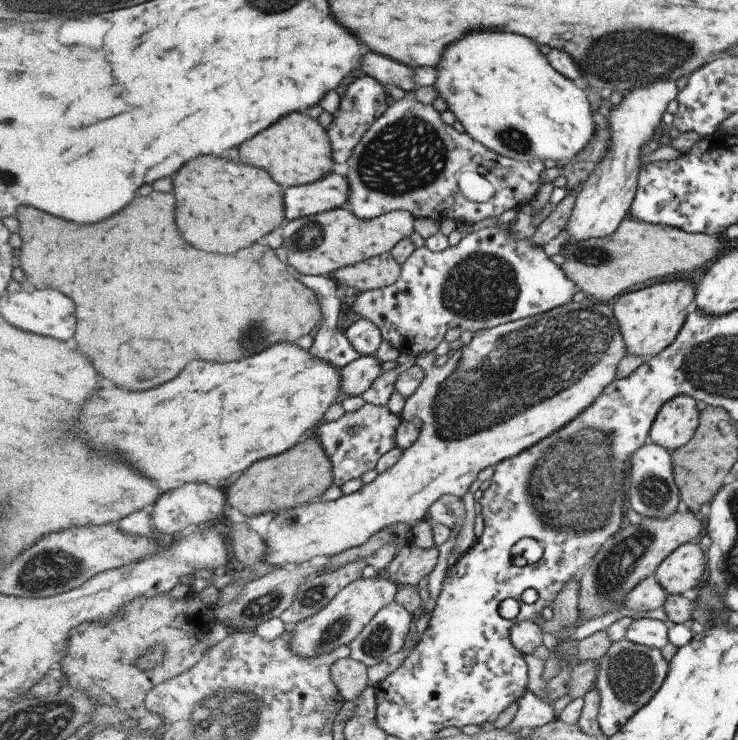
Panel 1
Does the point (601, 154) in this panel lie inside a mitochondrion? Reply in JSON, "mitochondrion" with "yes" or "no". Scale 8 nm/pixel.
{"mitochondrion":"no"}

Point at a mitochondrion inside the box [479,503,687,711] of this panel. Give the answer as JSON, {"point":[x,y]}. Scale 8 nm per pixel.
{"point":[616,567]}

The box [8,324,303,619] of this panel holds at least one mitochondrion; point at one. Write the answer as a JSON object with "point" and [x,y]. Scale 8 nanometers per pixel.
{"point":[50,570]}

